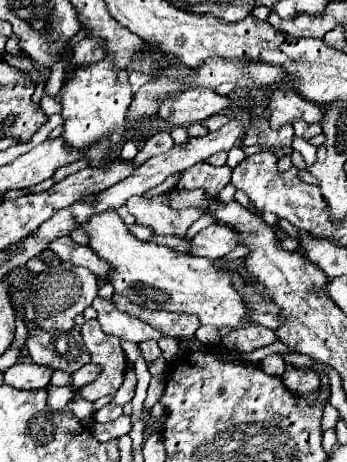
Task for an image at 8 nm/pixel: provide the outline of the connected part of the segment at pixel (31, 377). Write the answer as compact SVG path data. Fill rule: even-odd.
M22 362L14 364L4 372L4 382L18 390L34 390L34 388L46 388L52 378L52 368L34 364L34 362Z

